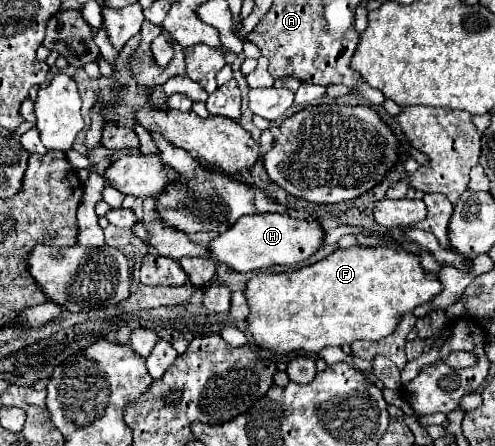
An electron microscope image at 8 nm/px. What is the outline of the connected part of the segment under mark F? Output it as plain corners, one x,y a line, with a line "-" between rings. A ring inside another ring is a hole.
392,247
336,249
322,261
296,269
292,273
258,273
248,281
244,291
250,305
248,329
254,335
256,343
272,353
318,353
324,347
336,345
336,335
344,335
344,339
340,339
340,345
352,343
356,339
384,339
396,329
404,313
412,313
416,307
432,301
438,293
442,293
440,279
436,275
428,275
422,269
418,255

